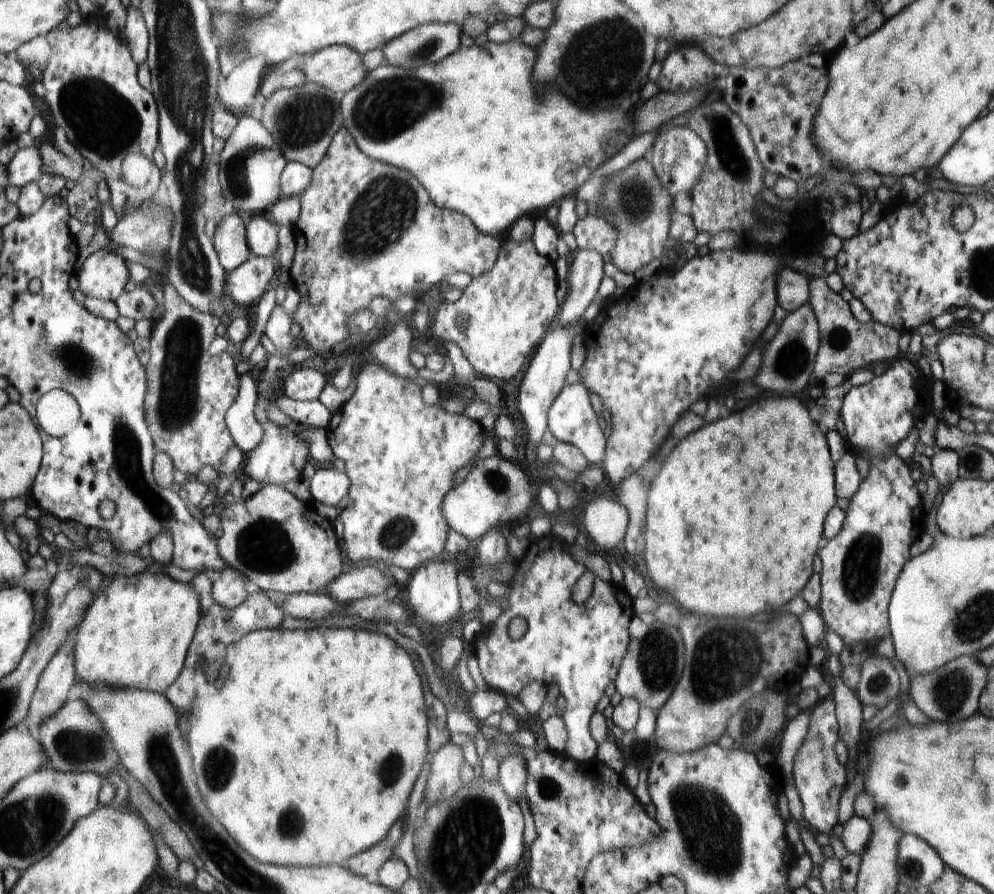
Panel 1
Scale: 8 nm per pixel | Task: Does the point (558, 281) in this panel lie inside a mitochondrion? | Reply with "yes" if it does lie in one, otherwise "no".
no

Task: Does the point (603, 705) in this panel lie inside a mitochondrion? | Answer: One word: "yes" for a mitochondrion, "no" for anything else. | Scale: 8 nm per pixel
no

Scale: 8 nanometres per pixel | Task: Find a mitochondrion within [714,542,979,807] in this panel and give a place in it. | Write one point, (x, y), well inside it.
(950, 690)

